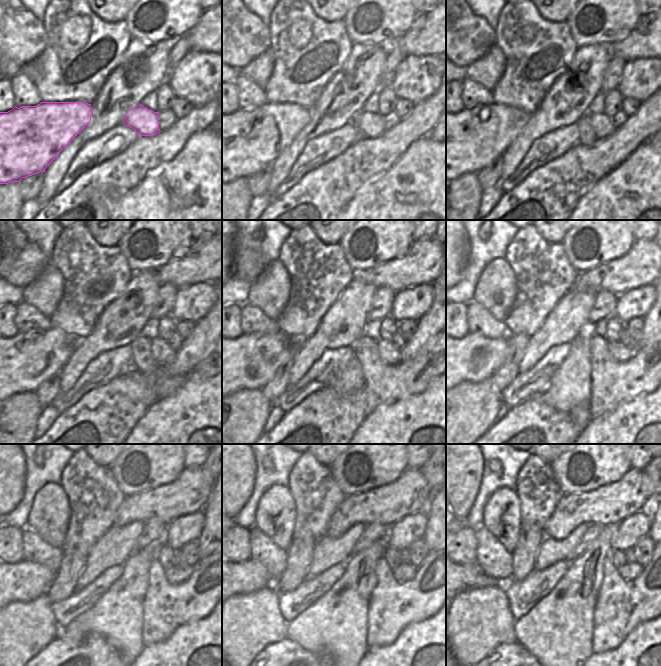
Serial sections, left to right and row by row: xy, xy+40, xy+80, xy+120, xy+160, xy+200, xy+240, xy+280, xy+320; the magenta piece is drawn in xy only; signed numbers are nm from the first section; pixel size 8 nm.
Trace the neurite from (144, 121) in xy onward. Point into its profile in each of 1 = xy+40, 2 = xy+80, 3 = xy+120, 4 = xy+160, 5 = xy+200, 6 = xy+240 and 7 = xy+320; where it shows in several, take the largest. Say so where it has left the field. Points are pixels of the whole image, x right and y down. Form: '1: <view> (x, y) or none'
1: xy+40 (370, 124)
2: xy+80 (601, 124)
3: xy+120 (162, 352)
4: xy+160 (390, 354)
5: xy+200 (618, 351)
6: xy+240 (172, 576)
7: xy+320 (621, 571)

